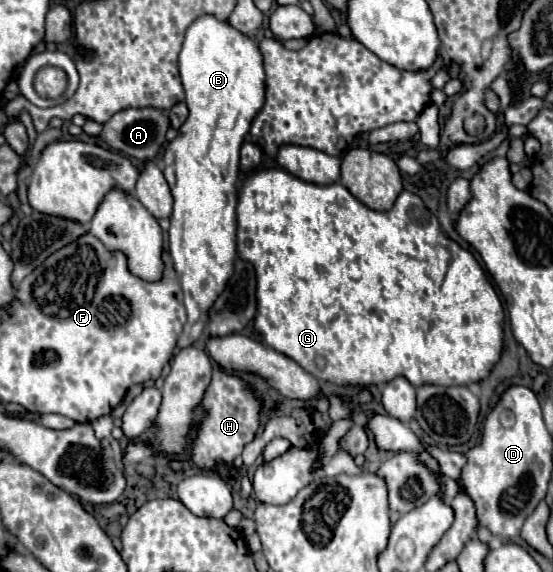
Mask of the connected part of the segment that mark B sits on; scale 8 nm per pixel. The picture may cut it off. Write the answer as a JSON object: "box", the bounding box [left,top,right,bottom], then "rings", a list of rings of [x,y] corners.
{"box":[163,16,265,348],"rings":[[[201,16],[187,28],[183,48],[179,54],[179,72],[187,96],[185,102],[189,108],[189,116],[179,128],[181,136],[171,140],[163,154],[165,162],[163,174],[171,186],[171,194],[175,200],[169,228],[169,252],[185,294],[187,322],[177,342],[179,348],[185,348],[203,336],[203,328],[209,320],[209,310],[233,274],[233,262],[237,256],[235,206],[237,206],[239,150],[251,128],[251,120],[263,106],[265,72],[263,56],[259,52],[257,42],[247,36],[239,36],[235,28],[227,28],[227,22],[219,22],[213,16]]]}

